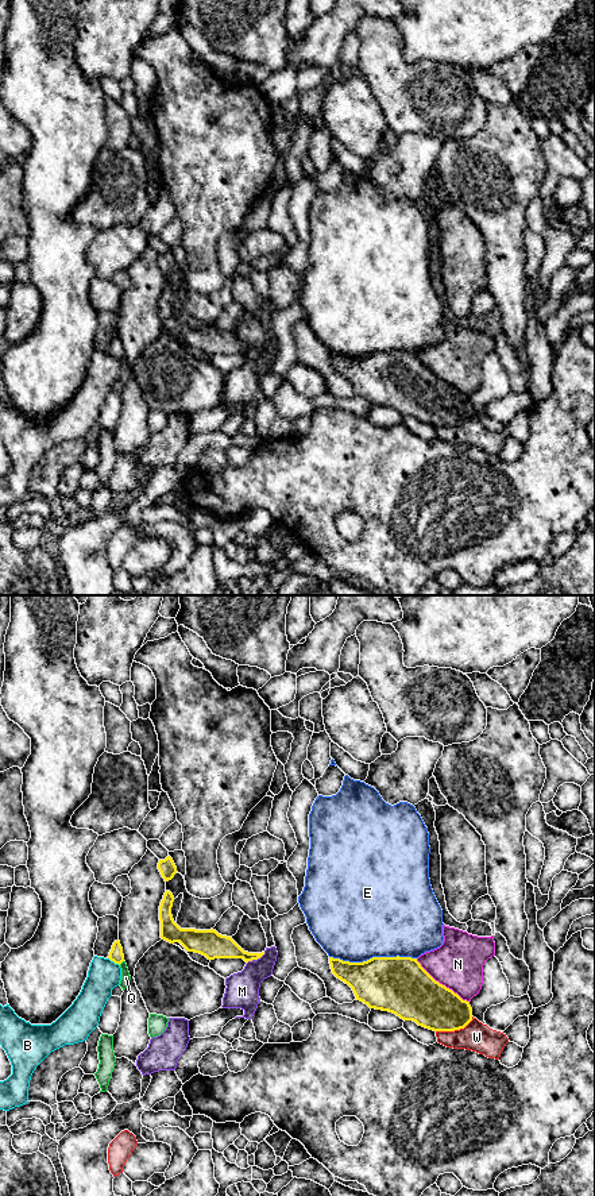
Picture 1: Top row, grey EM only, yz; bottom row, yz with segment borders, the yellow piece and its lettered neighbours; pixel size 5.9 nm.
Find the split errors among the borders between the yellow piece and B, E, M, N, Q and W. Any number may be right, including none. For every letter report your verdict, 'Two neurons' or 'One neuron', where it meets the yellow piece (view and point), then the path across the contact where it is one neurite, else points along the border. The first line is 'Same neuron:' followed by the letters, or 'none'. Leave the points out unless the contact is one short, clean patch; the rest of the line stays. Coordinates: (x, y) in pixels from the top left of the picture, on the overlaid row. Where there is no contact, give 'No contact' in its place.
Same neuron: none
B: Two neurons. Touches yellow at yz (114, 961). Boundary: yz (108, 957), (119, 965)
E: Two neurons. Touches yellow at yz (373, 957)
M: Two neurons. Touches yellow at yz (255, 959). Boundary: yz (265, 952), (247, 963)
N: Two neurons. Touches yellow at yz (441, 984)
Q: Two neurons. Touches yellow at yz (120, 963). Boundary: yz (123, 960), (119, 964)
W: Two neurons. Touches yellow at yz (455, 1029)

